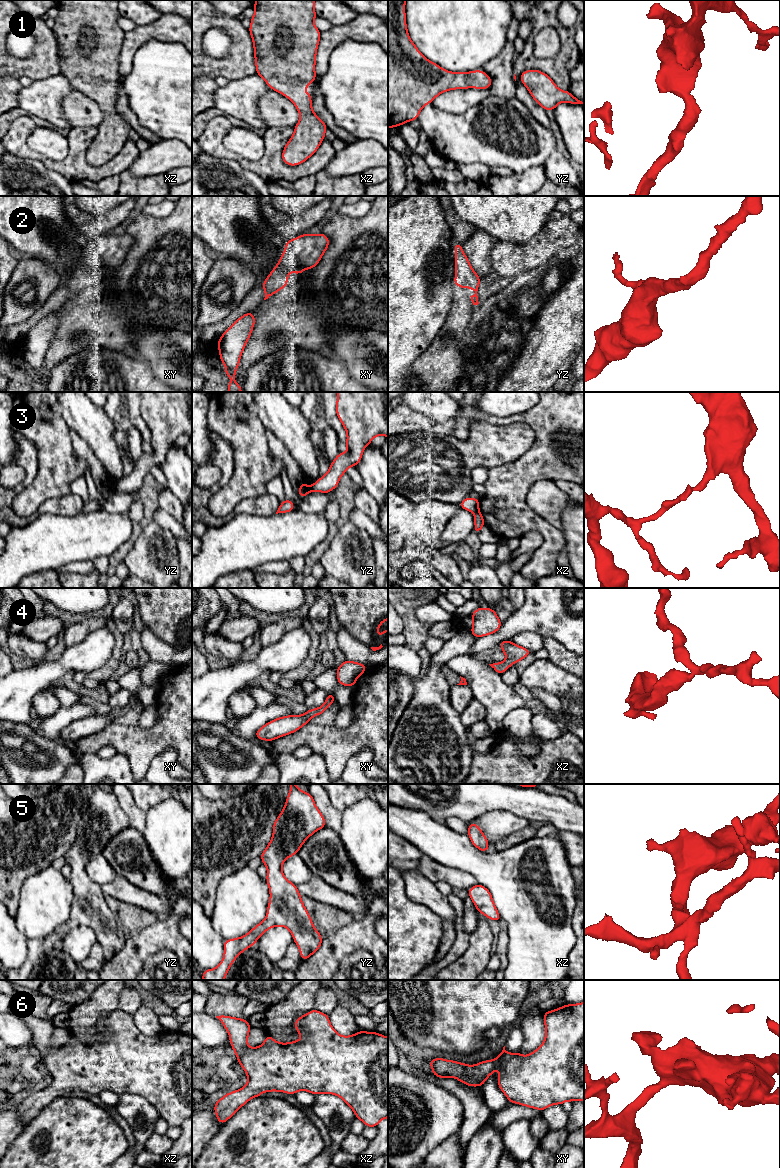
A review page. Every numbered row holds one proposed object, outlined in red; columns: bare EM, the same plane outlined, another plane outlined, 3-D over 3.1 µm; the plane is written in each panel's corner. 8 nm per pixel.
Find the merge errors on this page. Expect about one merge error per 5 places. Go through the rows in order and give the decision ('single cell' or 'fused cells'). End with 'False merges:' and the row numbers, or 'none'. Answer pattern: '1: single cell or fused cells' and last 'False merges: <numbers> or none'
1: single cell
2: single cell
3: fused cells
4: single cell
5: single cell
6: single cell
False merges: 3

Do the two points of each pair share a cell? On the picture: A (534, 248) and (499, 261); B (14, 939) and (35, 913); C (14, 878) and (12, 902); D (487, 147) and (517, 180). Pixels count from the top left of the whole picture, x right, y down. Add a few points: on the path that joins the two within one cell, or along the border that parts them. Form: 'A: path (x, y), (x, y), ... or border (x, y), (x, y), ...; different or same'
A: path (525, 257), (508, 259); same
B: border (14, 918), (16, 927), (28, 939); different
C: path (14, 884), (13, 896); same
D: border (535, 165), (522, 172), (513, 173); different

